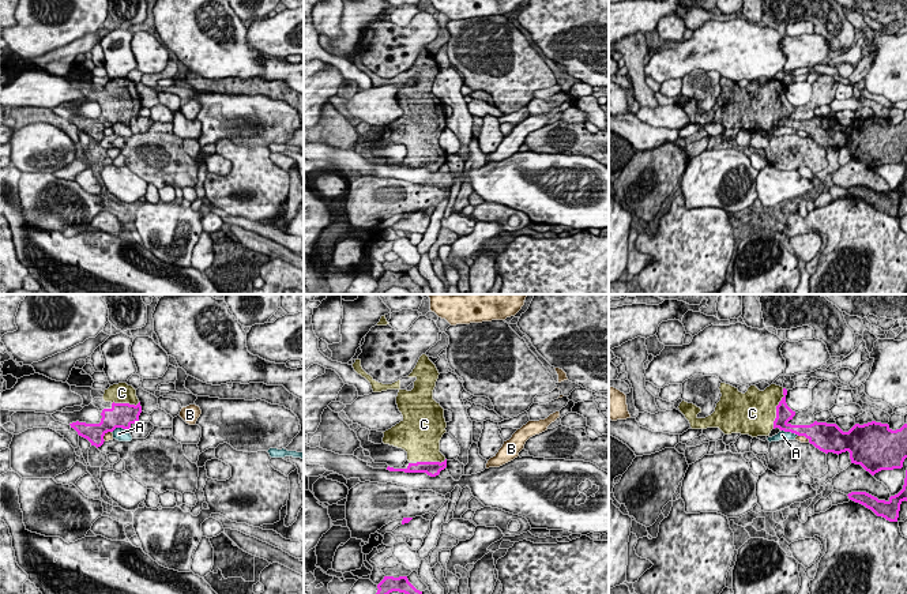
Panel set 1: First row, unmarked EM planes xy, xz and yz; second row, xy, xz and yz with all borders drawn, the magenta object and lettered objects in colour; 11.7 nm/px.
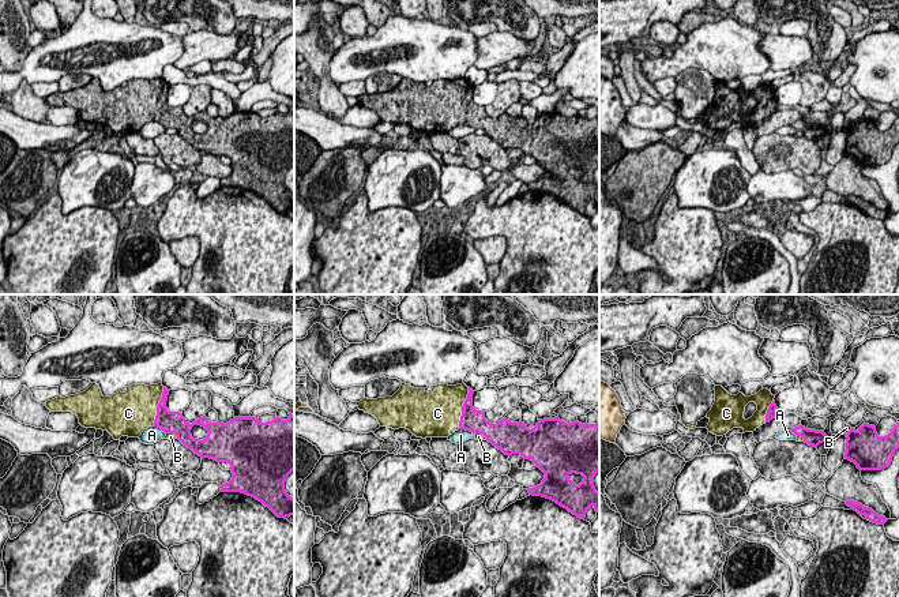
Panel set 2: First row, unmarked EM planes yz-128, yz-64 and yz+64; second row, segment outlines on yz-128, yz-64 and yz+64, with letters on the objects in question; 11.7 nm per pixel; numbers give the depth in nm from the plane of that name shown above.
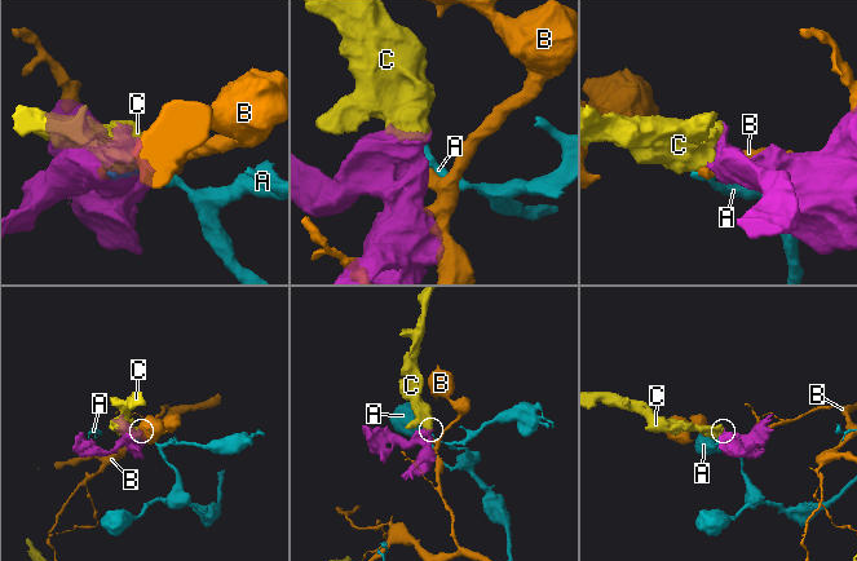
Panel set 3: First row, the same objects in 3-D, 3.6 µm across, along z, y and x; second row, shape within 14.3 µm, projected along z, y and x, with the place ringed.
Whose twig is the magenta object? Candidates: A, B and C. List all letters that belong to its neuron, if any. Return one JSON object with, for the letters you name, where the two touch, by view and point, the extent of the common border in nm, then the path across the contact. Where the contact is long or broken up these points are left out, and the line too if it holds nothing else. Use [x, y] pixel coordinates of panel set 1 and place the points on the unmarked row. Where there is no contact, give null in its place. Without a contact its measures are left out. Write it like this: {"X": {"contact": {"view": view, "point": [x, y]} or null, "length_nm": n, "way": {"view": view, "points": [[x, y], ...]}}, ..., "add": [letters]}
{"C": {"contact": {"view": "yz", "point": [776, 104]}, "length_nm": 500}, "add": ["C"]}

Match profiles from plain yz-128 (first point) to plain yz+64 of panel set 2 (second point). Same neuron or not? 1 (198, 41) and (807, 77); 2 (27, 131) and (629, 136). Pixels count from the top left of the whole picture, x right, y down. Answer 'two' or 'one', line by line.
1: two
2: one

